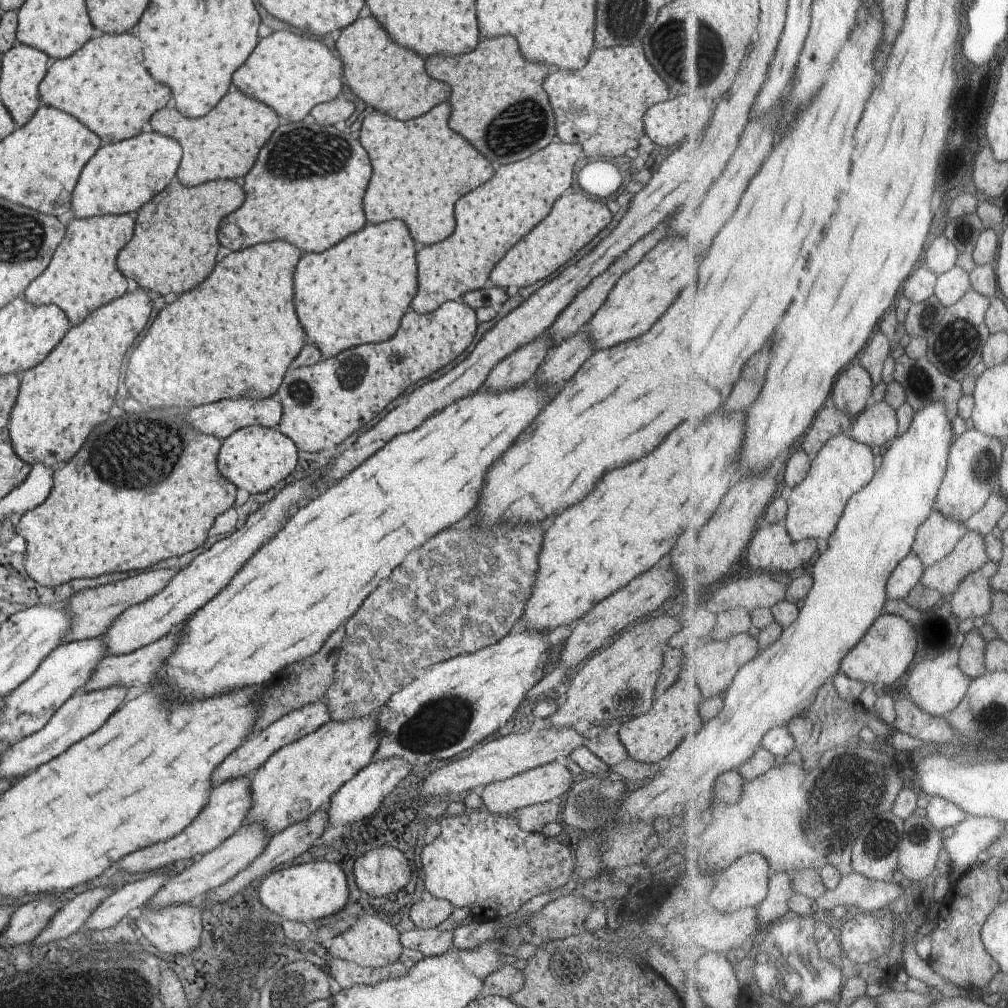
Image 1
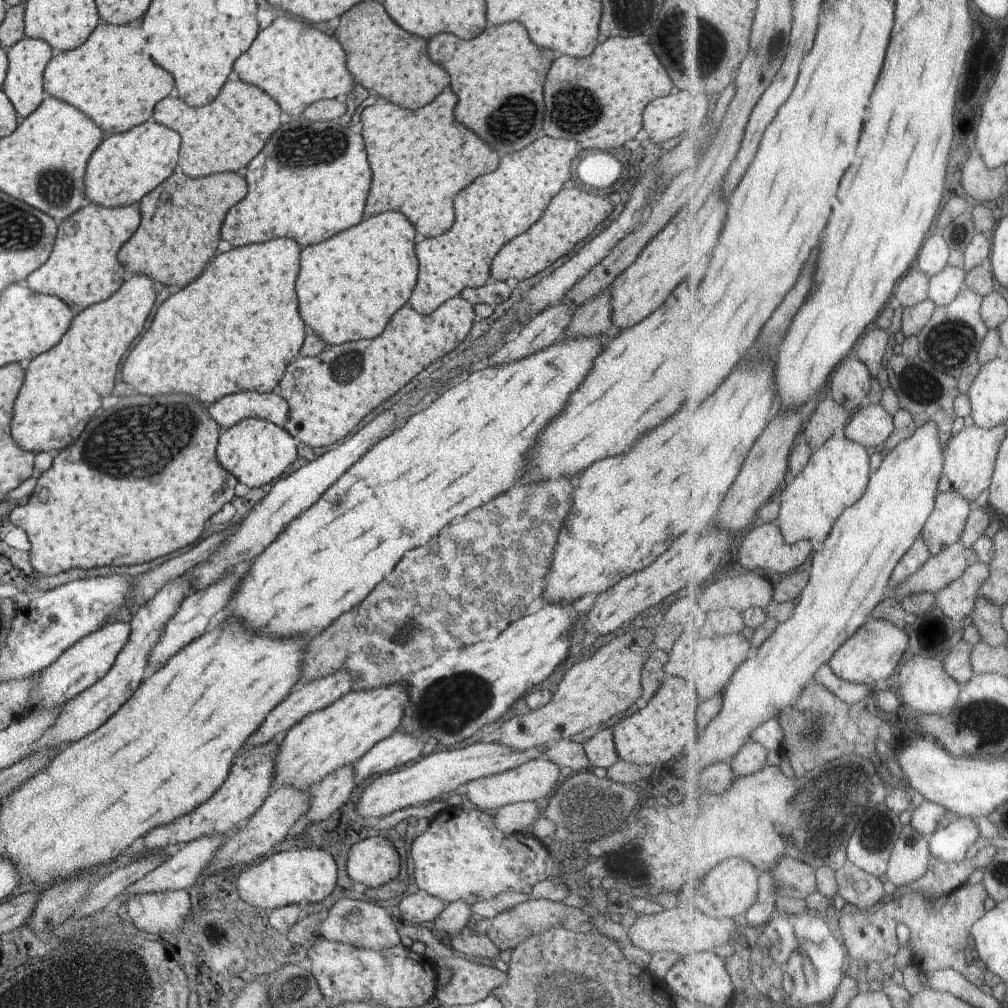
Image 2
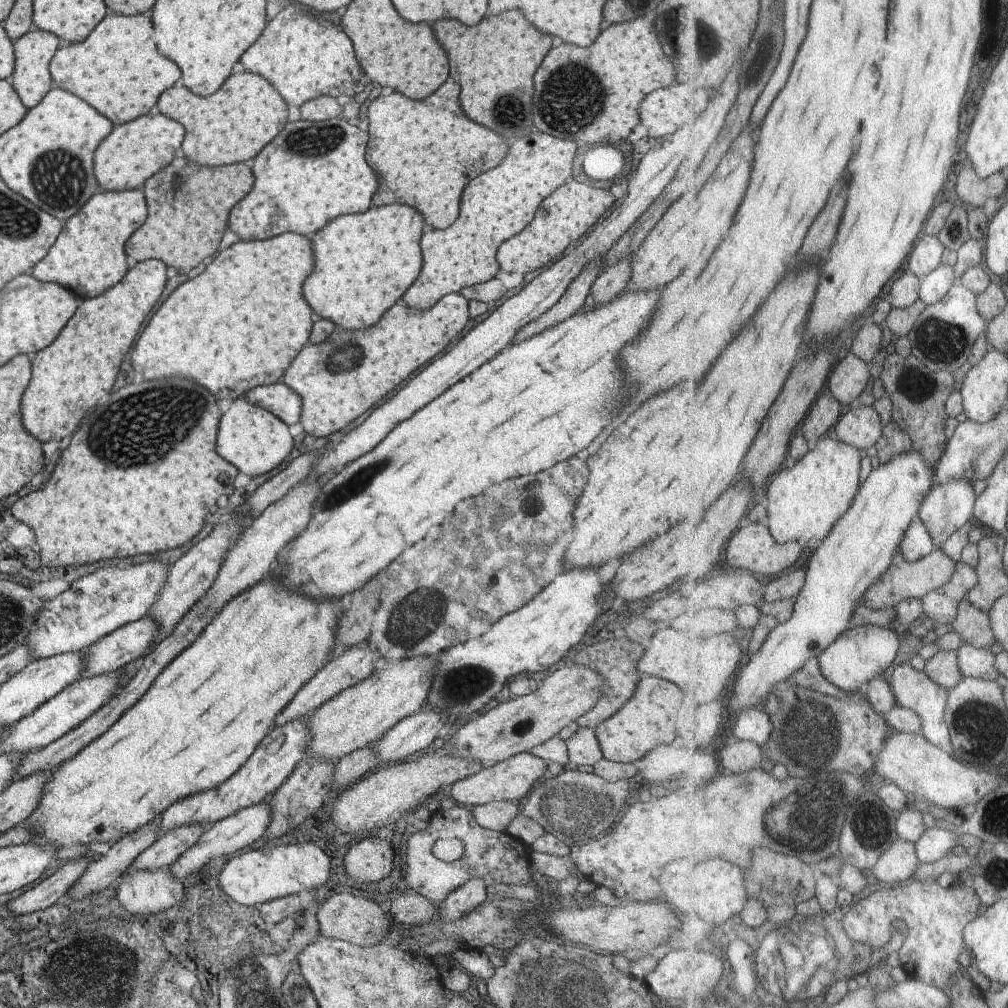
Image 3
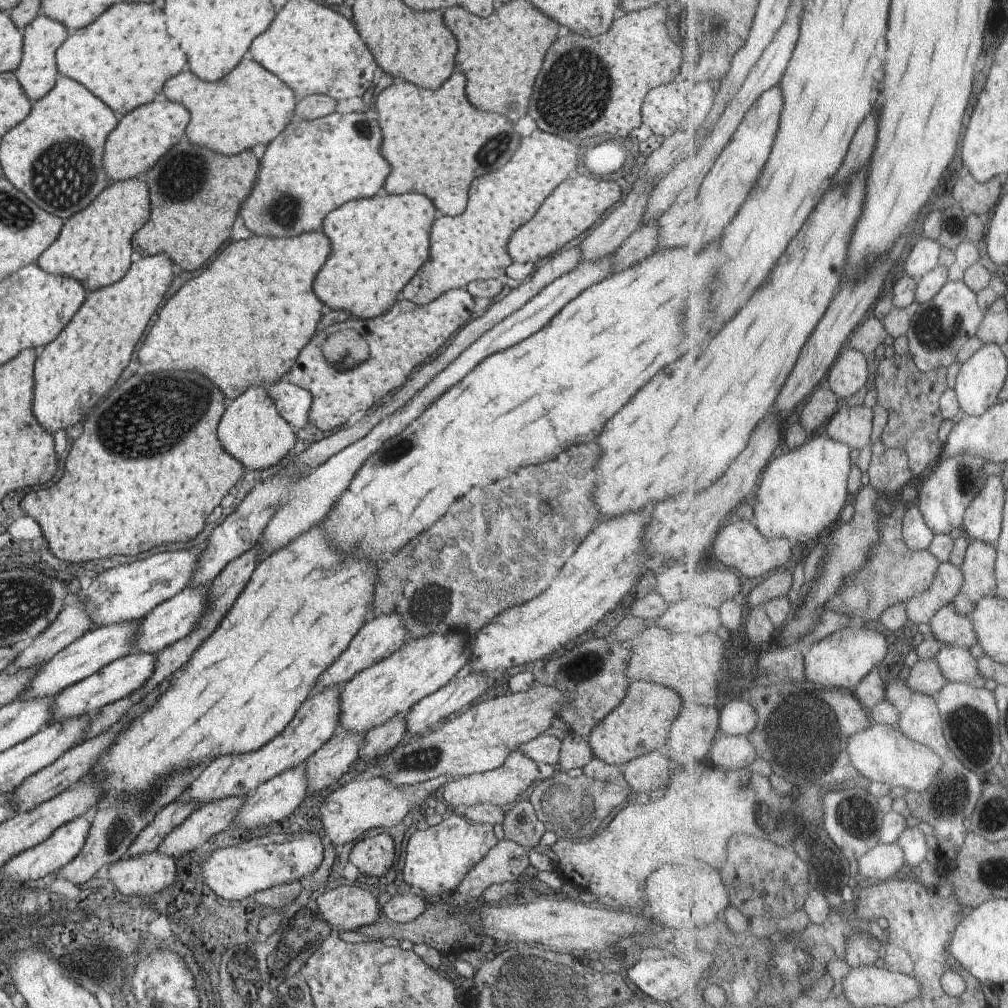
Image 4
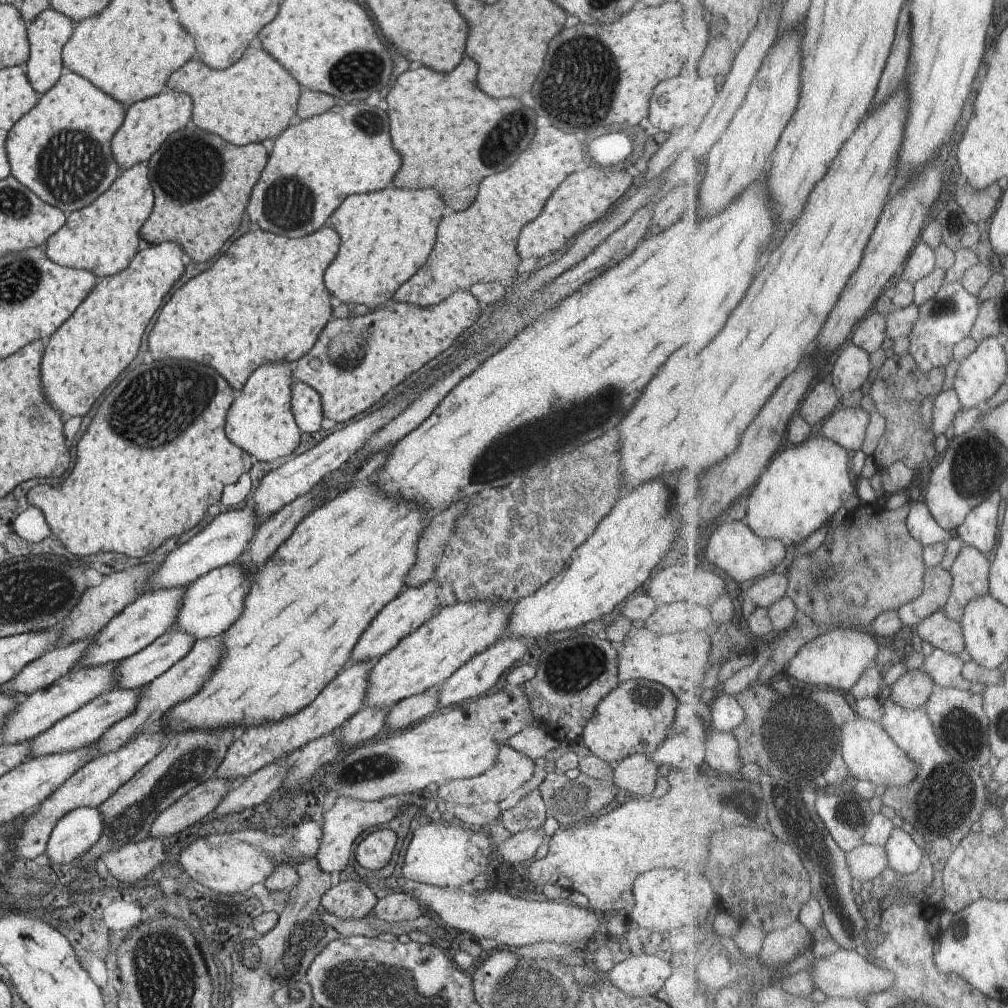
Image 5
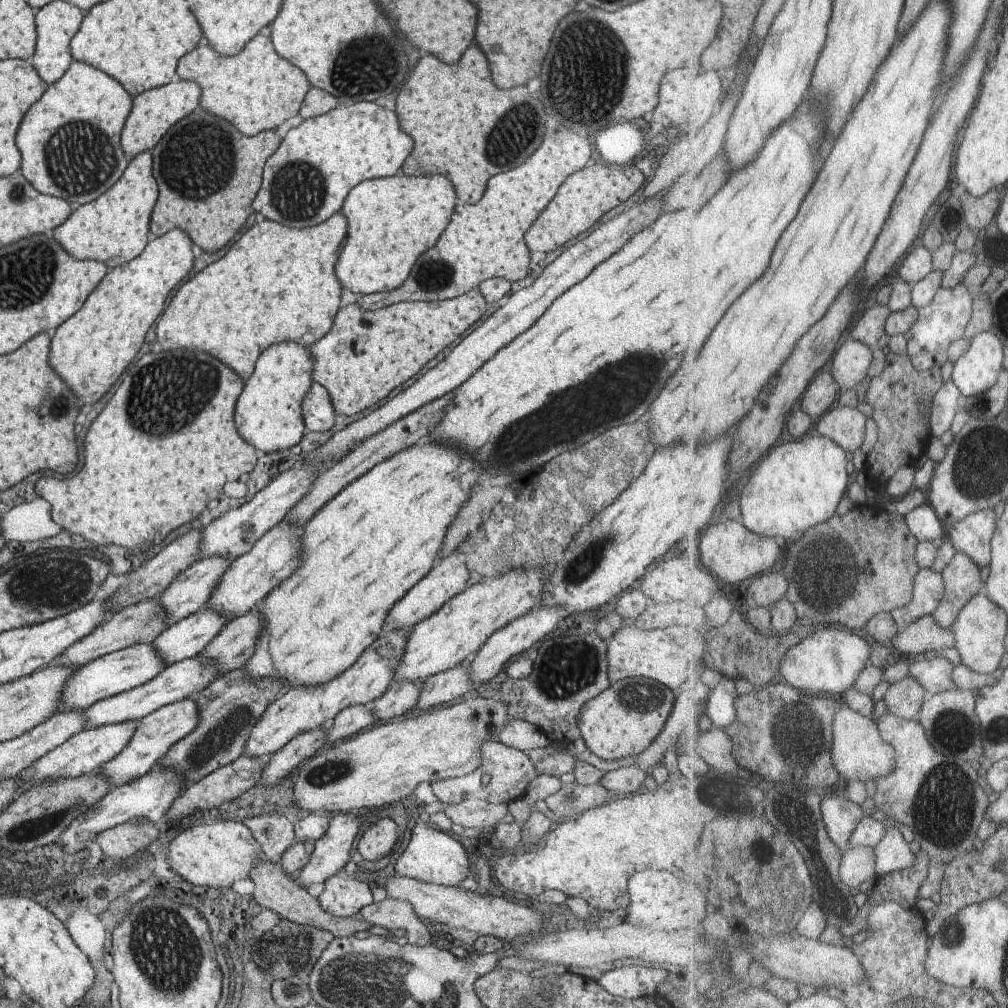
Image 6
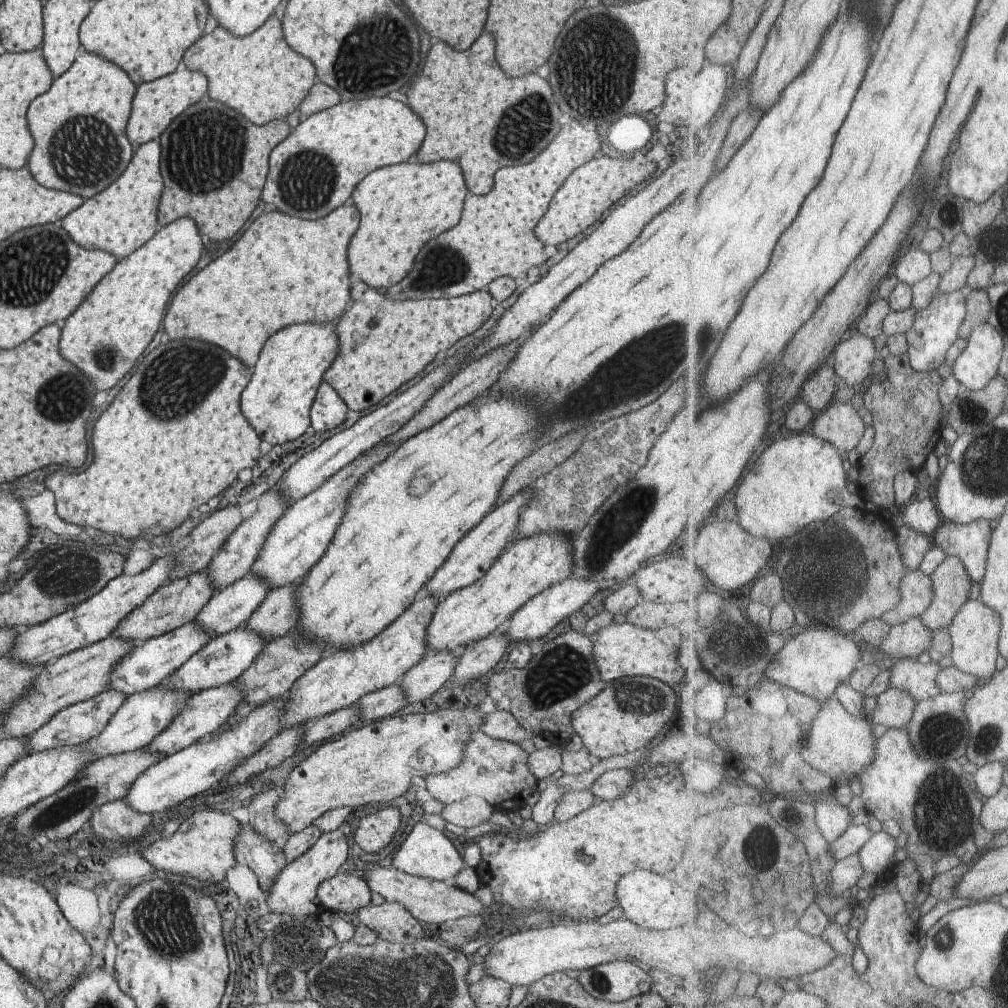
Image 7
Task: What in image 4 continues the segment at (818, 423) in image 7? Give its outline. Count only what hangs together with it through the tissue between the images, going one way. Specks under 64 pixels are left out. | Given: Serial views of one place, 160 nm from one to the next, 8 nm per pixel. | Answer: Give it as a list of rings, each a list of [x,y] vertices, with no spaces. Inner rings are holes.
[[[863,404],[842,409],[825,425],[827,434],[839,442],[850,444],[853,449],[860,450],[865,446],[873,446],[874,414],[874,407],[867,408]]]

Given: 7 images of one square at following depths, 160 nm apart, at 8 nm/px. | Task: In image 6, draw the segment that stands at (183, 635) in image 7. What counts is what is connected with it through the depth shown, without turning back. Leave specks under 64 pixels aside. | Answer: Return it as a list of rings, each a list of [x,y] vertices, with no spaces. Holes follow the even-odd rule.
[[[135,643],[134,645],[113,651],[112,653],[90,660],[76,668],[62,684],[60,701],[55,713],[63,711],[83,711],[98,700],[131,690],[154,677],[165,664],[156,655],[149,644]]]

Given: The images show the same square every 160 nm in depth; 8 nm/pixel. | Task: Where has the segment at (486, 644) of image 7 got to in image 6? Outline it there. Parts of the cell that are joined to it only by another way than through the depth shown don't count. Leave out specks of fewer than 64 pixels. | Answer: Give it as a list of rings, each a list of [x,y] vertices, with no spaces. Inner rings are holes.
[[[469,656],[467,660],[452,669],[436,675],[429,675],[423,680],[414,705],[421,710],[427,710],[431,706],[449,704],[455,698],[459,698],[459,696],[463,696],[465,692],[471,690],[473,687],[470,686],[467,674],[467,667],[471,658],[472,656]]]

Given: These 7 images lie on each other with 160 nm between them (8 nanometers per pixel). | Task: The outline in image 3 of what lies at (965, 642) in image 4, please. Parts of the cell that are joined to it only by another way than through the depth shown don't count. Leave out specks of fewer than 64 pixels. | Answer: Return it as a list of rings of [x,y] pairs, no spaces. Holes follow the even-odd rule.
[[[969,598],[960,604],[958,619],[951,626],[960,632],[967,643],[974,644],[977,648],[991,648],[998,642],[990,612],[975,606]]]

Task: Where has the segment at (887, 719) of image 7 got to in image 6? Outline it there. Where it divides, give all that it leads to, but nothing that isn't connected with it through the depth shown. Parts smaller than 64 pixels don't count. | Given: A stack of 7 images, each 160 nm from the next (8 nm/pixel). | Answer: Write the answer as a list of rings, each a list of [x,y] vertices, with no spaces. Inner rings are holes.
[[[910,674],[907,678],[891,684],[885,693],[884,700],[888,711],[911,720],[919,718],[929,696],[928,690]]]

